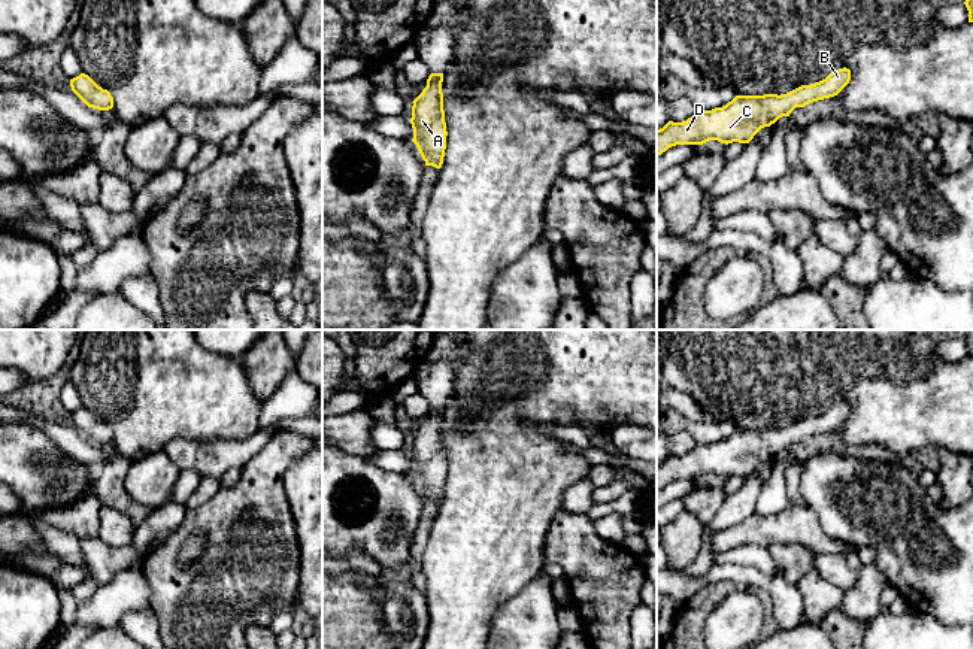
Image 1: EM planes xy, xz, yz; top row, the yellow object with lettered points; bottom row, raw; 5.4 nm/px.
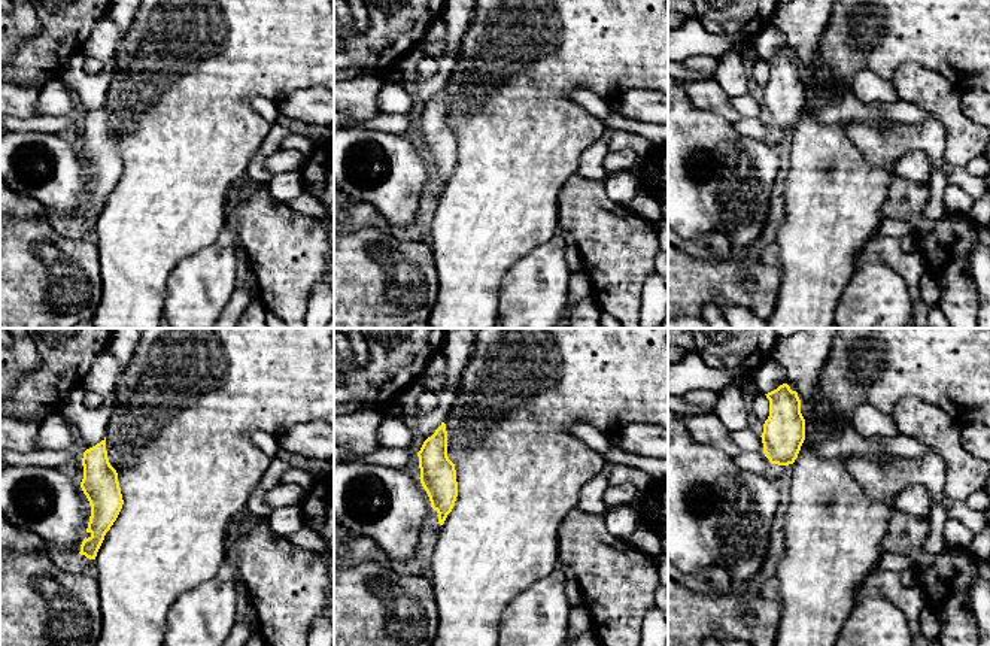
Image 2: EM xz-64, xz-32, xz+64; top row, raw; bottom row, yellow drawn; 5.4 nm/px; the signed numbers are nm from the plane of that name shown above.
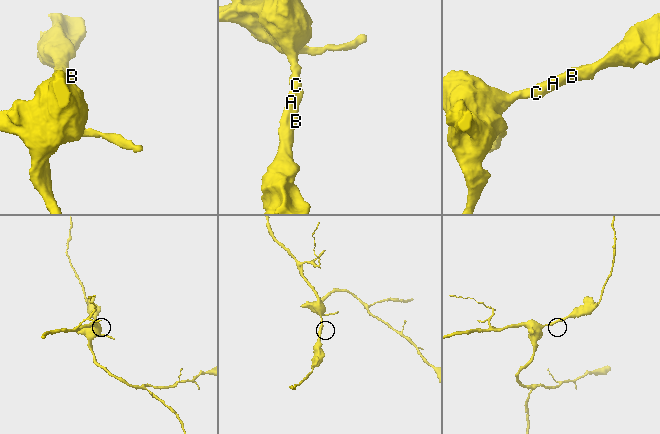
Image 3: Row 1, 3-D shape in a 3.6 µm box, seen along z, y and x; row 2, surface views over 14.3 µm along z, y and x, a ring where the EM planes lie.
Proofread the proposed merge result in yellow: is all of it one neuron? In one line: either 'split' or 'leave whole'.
leave whole

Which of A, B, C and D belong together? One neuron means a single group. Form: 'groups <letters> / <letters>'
groups A B C D

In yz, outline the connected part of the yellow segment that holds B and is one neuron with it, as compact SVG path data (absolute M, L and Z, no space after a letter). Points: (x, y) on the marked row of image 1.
M843 67L786 94L736 95L722 107L695 112L682 122L669 121L657 130L657 157L676 145L703 145L709 140L749 143L761 128L789 116L795 107L837 95L849 81L851 70Z

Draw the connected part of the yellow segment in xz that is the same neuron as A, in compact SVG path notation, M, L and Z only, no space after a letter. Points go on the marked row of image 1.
M431 73L427 87L412 101L412 142L416 145L425 166L440 169L446 149L446 122L442 93L443 73Z

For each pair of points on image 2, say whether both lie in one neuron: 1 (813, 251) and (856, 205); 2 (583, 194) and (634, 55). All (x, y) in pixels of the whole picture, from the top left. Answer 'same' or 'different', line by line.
1: same
2: different

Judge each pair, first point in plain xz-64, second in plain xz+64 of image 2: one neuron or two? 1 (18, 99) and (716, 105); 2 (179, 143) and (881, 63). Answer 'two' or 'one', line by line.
1: one
2: one

